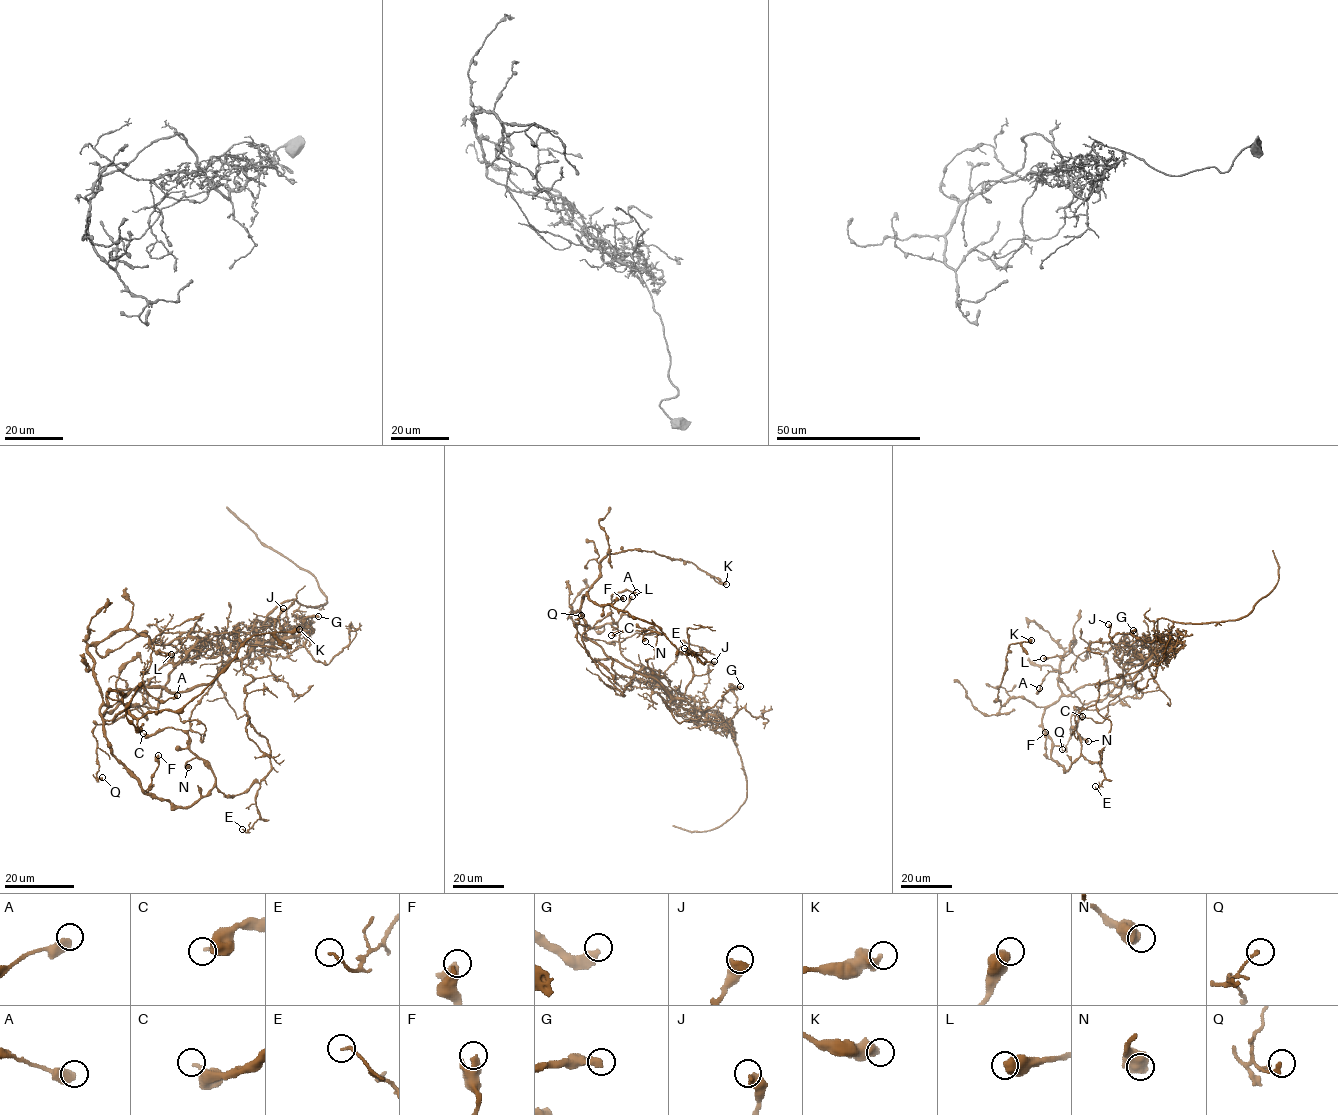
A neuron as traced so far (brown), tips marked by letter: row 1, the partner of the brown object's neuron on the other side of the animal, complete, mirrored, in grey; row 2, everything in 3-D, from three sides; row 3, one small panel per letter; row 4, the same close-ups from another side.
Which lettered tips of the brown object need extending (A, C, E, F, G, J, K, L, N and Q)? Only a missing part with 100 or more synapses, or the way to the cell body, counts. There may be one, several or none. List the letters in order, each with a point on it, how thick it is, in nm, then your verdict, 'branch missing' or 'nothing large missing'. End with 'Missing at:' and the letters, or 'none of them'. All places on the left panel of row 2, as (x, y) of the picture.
A: at (177, 695); 500 nm thick; nothing large missing
C: at (143, 733); 240 nm thick; nothing large missing
E: at (242, 829); 140 nm thick; nothing large missing
F: at (158, 755); 300 nm thick; nothing large missing
G: at (318, 616); 400 nm thick; nothing large missing
J: at (283, 608); 550 nm thick; nothing large missing
K: at (299, 629); 550 nm thick; nothing large missing
L: at (171, 654); 650 nm thick; nothing large missing
N: at (188, 767); 700 nm thick; nothing large missing
Q: at (102, 777); 190 nm thick; nothing large missing
Missing at: none of them

